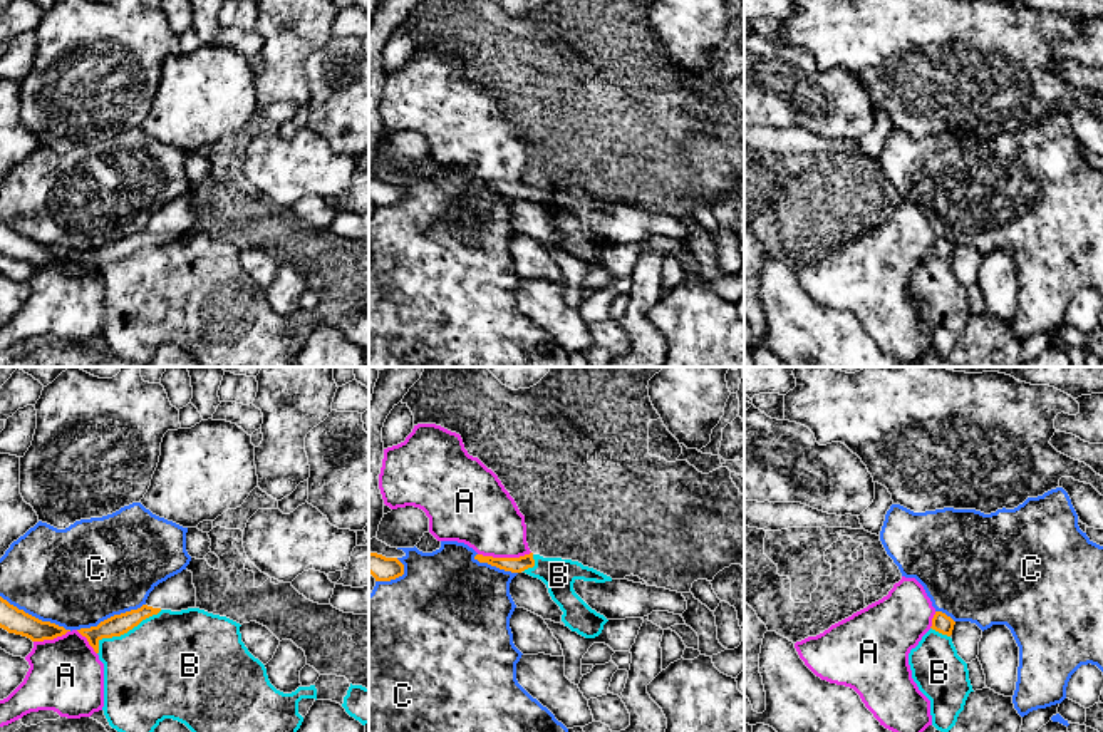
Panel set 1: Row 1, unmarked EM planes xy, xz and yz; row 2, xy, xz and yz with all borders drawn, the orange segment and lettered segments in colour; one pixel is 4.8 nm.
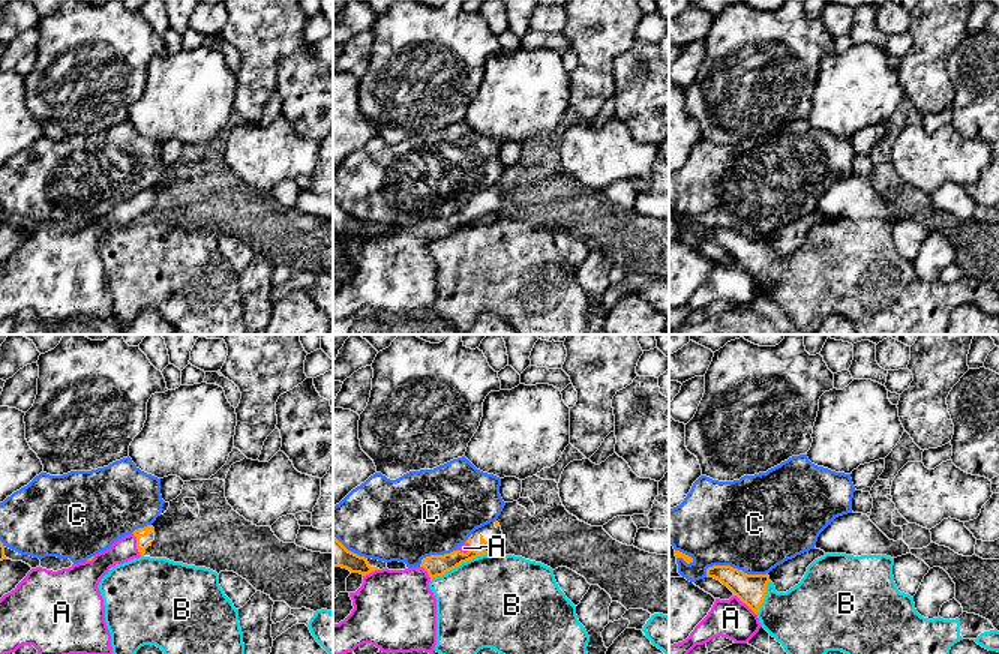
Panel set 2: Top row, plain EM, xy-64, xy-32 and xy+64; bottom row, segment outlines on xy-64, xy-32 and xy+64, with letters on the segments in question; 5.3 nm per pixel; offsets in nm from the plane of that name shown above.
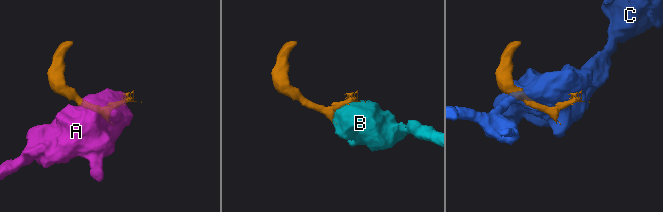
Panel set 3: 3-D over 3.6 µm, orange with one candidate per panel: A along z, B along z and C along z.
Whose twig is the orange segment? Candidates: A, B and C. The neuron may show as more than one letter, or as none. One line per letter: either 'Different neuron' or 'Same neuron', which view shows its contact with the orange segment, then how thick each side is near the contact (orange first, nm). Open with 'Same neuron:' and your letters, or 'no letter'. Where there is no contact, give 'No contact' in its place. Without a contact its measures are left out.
Same neuron: B
A: Different neuron. Touches orange in xz. Thickness 80 nm (orange) against 320 nm
B: Same neuron. Touches orange in xy. Thickness 100 nm (orange) against 480 nm
C: Different neuron. Touches orange in xy. Thickness 120 nm (orange) against 460 nm

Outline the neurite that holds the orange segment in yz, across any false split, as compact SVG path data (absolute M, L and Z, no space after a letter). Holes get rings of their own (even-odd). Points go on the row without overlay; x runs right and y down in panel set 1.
M935 236L930 255L909 278L912 303L930 325L932 350L949 358L972 315L967 288L952 268L955 246Z

